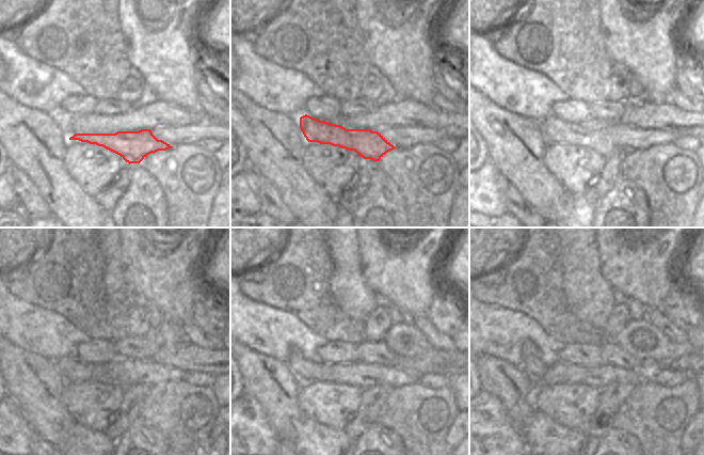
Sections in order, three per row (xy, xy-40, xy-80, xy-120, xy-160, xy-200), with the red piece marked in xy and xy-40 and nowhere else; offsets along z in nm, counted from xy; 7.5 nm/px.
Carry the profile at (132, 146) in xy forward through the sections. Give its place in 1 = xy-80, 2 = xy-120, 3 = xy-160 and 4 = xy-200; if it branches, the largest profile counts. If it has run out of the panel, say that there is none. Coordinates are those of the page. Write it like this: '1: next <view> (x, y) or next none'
1: next xy-80 (590, 135)
2: next xy-120 (74, 371)
3: next xy-160 (305, 371)
4: next xy-200 (531, 362)

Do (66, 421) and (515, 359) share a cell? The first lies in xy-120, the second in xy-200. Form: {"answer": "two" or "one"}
{"answer": "two"}

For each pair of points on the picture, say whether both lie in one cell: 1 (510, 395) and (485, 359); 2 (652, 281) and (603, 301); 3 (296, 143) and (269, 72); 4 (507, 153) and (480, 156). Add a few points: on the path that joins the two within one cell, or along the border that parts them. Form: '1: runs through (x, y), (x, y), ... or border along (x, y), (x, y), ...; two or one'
1: runs through (509, 387), (490, 367); one
2: border along (601, 266), (604, 279), (613, 288); two
3: border along (260, 107), (299, 119); two
4: border along (480, 135), (486, 147), (489, 158); two

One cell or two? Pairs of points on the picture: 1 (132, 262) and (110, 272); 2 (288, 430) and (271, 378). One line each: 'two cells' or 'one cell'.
1: two cells
2: one cell

